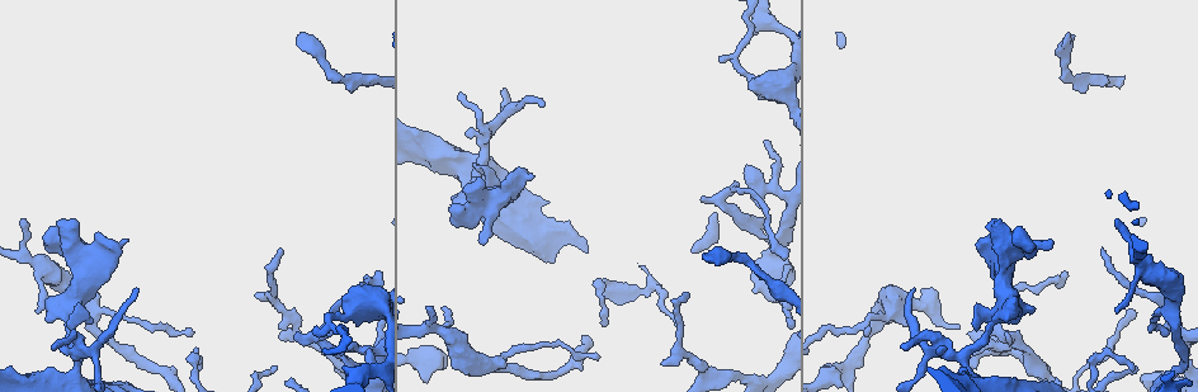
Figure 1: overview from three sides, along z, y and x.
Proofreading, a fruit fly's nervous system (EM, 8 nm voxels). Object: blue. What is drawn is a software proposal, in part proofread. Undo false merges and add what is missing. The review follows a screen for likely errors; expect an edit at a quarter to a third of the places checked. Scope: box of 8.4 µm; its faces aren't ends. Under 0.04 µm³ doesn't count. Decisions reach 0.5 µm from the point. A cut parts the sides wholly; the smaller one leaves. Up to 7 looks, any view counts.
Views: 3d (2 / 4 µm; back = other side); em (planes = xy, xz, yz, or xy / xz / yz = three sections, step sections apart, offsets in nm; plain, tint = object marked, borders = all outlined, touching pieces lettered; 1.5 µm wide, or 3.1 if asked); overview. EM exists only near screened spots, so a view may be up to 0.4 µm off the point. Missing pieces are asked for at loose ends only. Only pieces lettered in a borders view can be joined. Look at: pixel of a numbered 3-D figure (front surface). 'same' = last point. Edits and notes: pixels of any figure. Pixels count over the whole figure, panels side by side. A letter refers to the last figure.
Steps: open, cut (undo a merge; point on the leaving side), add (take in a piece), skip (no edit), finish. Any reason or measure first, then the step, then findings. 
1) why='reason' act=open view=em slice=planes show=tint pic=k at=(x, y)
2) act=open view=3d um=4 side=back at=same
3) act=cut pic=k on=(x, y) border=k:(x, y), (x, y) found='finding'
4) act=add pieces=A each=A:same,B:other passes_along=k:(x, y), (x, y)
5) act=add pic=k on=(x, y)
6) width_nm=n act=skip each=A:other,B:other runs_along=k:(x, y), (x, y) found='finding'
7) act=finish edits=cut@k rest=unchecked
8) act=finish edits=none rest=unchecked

act=open view=3d um=2 side=back pic=1 at=(296, 332)

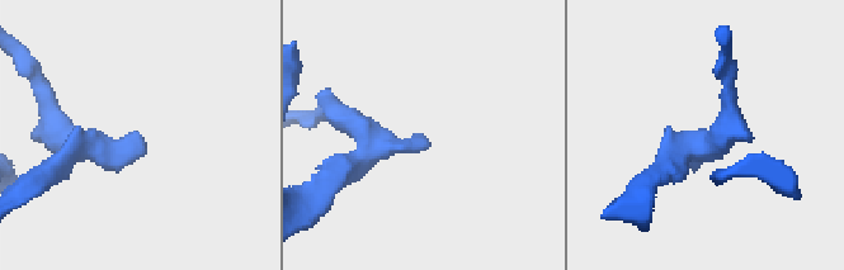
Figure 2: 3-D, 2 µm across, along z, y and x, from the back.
why='now the EM' act=open view=em slice=planes show=borders pic=2 at=(137, 136)

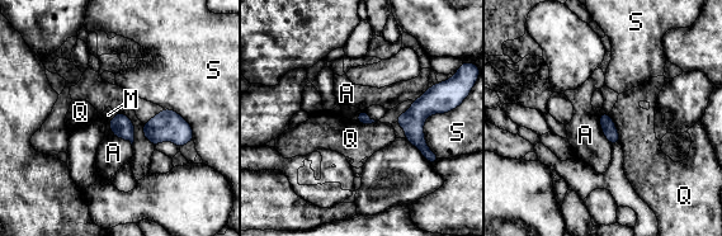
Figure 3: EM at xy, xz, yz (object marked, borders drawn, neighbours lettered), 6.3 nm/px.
act=skip each=A:other,M:other,Q:other,S:other found='no lettered piece goes on from it'

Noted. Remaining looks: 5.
why='free end' act=open view=3d um=2 side=back pic=1 at=(445, 306)

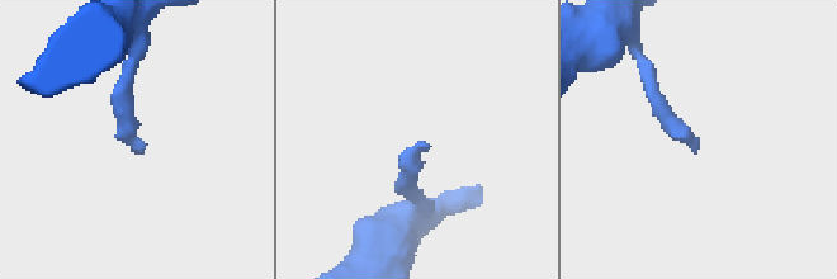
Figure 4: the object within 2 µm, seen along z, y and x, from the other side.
why='shape alone is not enough' act=open view=em slice=planes show=borders pic=4 at=(423, 143)

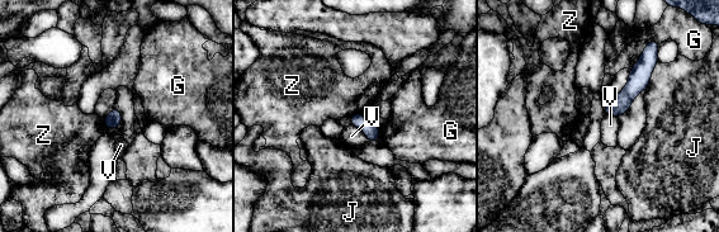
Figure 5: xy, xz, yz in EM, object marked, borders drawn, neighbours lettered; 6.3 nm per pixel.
act=skip each=G:other,J:other,V:other,Z:other runs_along=5:(644, 60), (637, 84), (609, 112) found='no lettered piece goes on from it'

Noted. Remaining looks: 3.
why='free end' act=open view=em slice=planes show=plain pic=1 at=(93, 321)

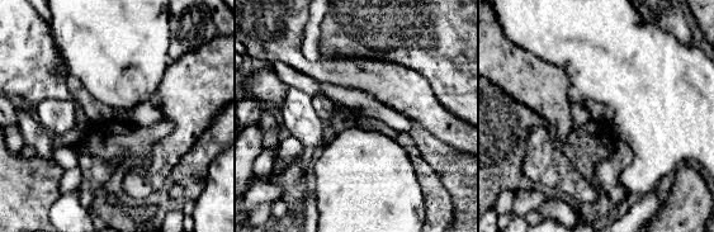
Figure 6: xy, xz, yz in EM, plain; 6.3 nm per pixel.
act=open view=em slice=planes show=borders at=same

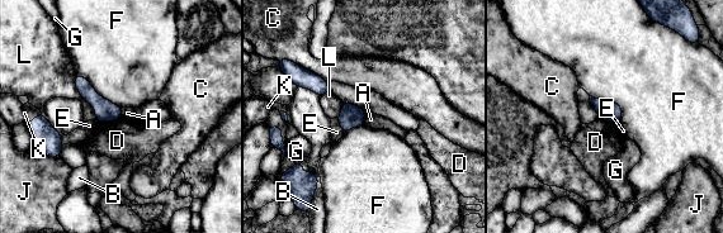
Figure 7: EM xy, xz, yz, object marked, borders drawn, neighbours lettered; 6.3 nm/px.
act=skip each=A:other,B:other,C:other,D:other,E:other,F:other,G:other,J:other,K:other,L:other runs_along=7:(78, 80), (108, 112), (118, 114) found='no lettered piece goes on from it'

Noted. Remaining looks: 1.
act=finish edits=none rest=unchecked

